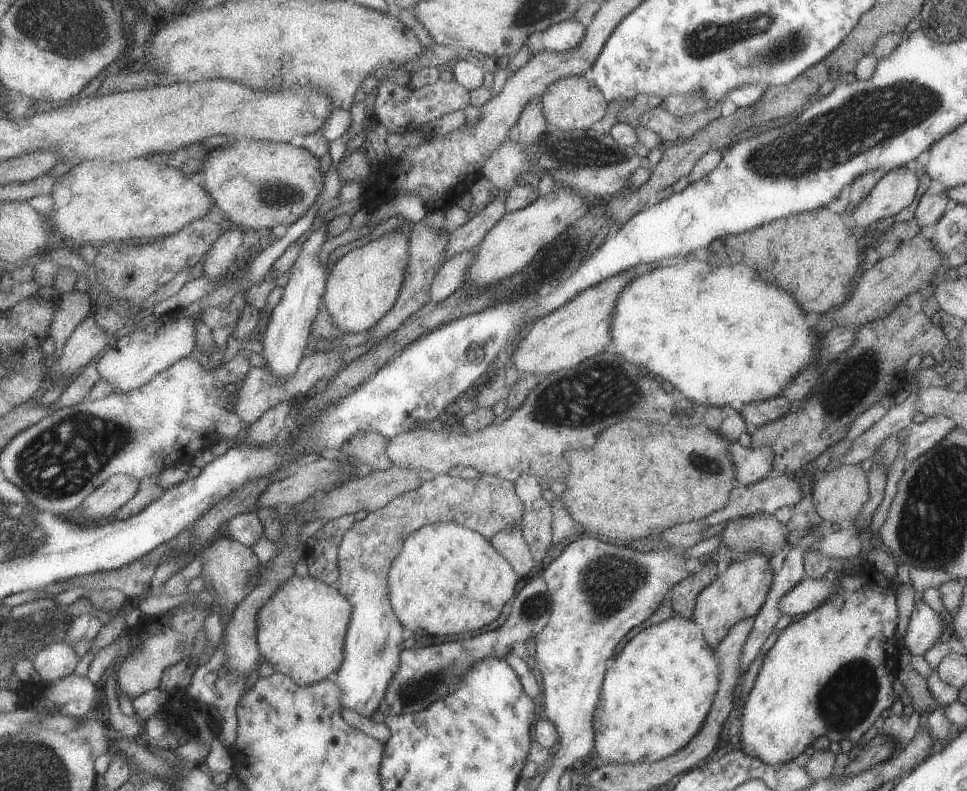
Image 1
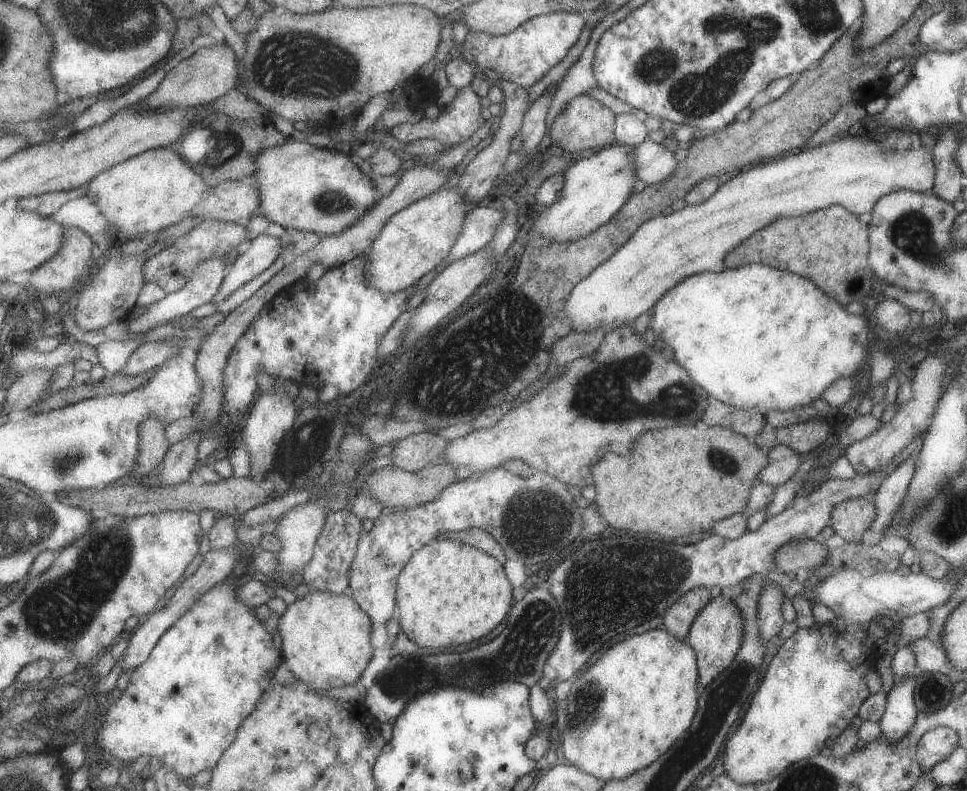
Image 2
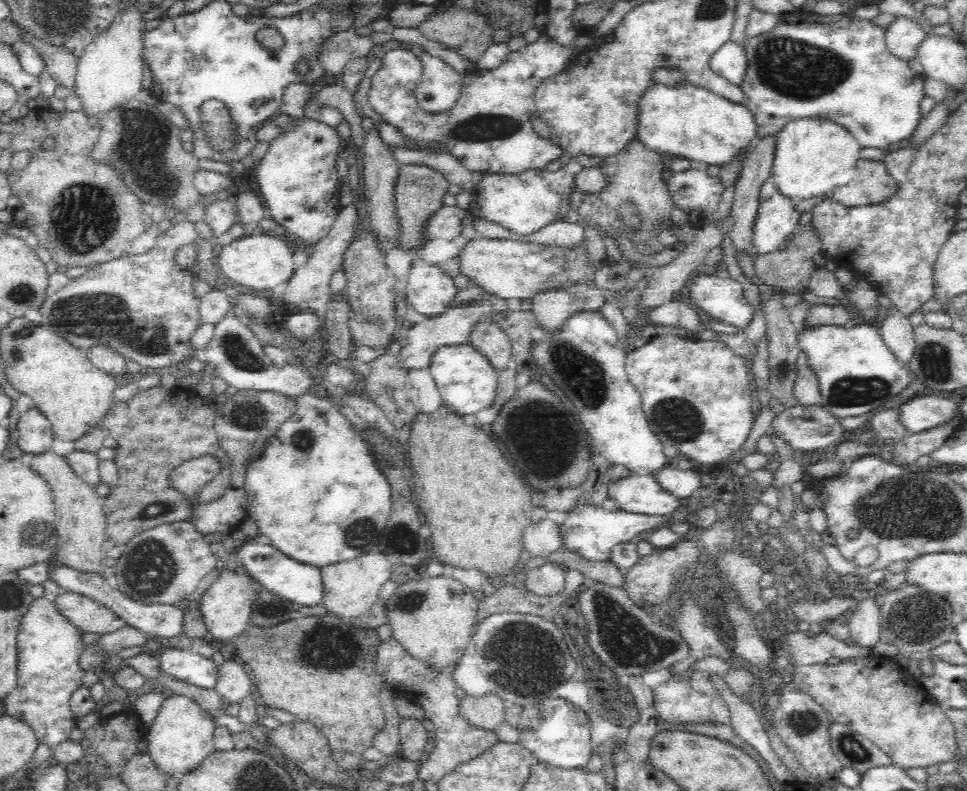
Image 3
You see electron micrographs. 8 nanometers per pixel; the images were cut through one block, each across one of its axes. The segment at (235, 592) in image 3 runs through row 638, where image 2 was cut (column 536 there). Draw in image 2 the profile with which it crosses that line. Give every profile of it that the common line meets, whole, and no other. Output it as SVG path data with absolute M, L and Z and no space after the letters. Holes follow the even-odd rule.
M614 142L589 158L576 159L566 172L567 185L563 199L545 213L536 214L535 232L555 241L577 241L616 216L634 194L632 188L638 180L633 148Z

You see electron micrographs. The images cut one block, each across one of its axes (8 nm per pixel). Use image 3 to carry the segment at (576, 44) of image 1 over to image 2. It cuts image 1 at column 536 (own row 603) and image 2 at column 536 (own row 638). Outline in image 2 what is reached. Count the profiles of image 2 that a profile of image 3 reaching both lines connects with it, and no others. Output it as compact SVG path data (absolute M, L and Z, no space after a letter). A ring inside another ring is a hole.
M550 13L529 20L509 35L493 35L486 31L479 33L470 30L462 46L472 54L475 65L482 72L494 70L502 80L530 88L541 78L546 78L546 74L556 64L560 64L568 56L568 52L580 42L586 21L587 17L583 13Z

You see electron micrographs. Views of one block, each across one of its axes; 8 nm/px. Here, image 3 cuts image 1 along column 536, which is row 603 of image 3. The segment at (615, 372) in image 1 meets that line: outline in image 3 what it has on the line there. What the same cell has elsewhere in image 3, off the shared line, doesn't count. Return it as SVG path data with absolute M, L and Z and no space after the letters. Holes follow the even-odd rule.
M409 576L399 584L394 595L388 599L388 624L393 631L393 637L414 657L421 658L432 665L448 665L454 661L460 652L468 646L470 630L474 626L477 601L470 588L460 583L452 576L430 577L428 580L417 576Z

